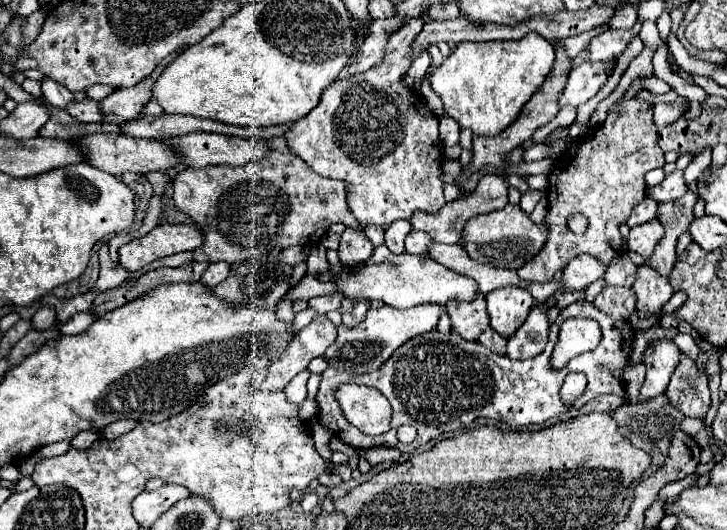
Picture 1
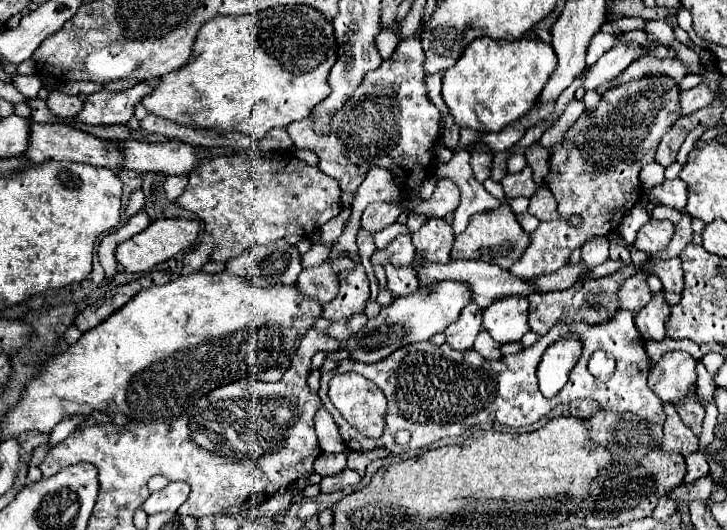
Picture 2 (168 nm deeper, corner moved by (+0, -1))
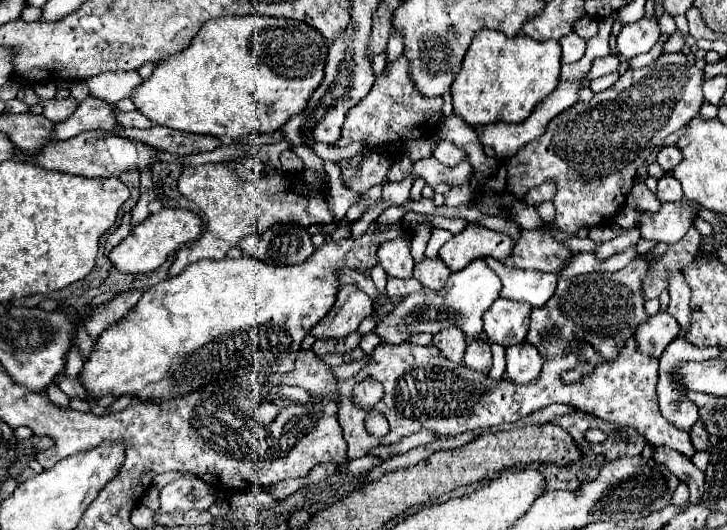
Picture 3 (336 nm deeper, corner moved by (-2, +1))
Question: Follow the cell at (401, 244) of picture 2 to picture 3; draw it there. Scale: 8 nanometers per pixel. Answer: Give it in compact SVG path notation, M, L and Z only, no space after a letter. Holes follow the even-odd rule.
M401 238L379 246L379 252L377 252L379 264L383 266L383 270L389 278L403 278L403 280L411 278L415 262L409 254L409 248L411 248L411 244L407 244Z

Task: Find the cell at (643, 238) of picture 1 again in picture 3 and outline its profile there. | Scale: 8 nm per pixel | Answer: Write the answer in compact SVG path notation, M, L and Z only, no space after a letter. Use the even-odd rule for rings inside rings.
M685 200L663 202L657 212L641 210L639 214L637 228L641 238L665 244L679 242L697 218L697 210L693 210Z

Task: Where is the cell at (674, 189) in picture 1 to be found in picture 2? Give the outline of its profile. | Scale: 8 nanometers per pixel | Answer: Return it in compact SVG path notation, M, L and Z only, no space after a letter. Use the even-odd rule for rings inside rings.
M681 178L665 180L661 186L653 186L645 190L649 202L659 202L675 210L683 210L687 204L687 184Z

